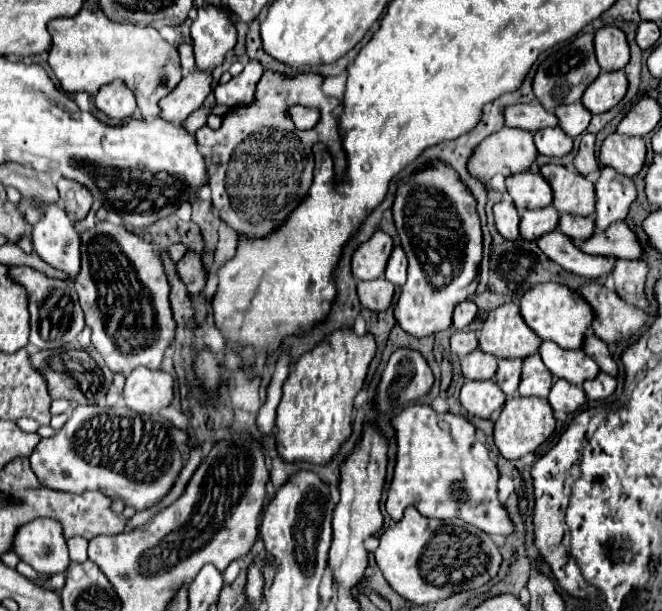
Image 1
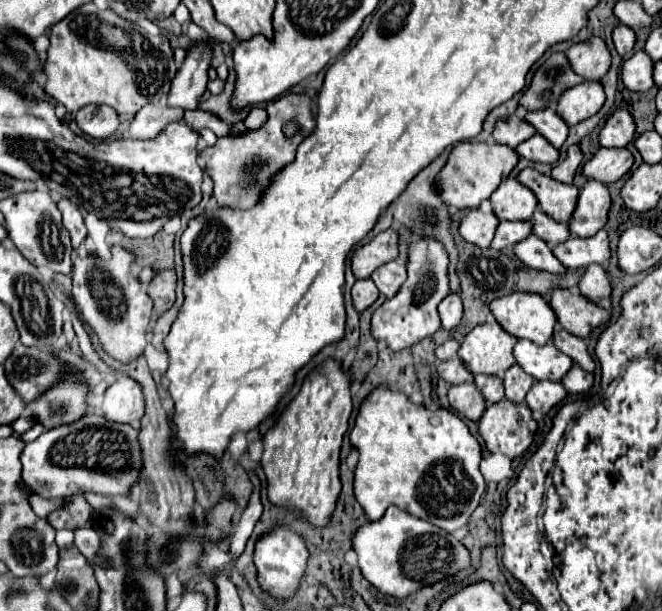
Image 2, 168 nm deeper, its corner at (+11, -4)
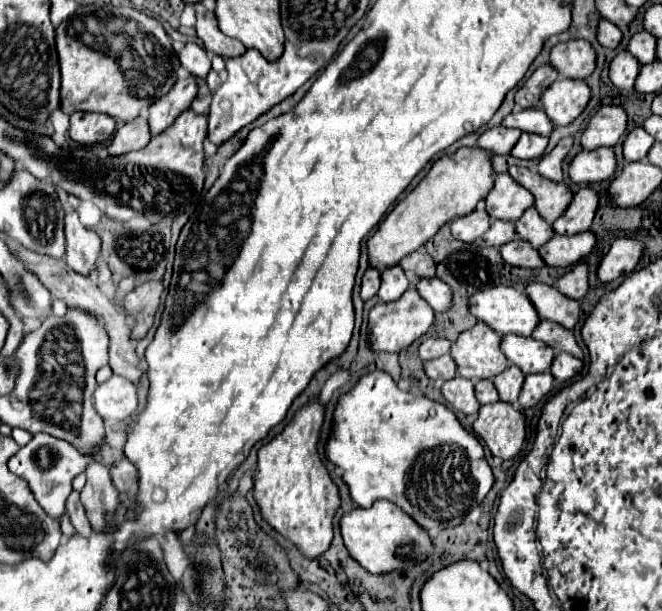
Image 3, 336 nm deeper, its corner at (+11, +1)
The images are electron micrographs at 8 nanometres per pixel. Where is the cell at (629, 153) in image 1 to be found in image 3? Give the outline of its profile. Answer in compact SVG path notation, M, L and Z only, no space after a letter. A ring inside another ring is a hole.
M597 148L597 150L583 150L579 152L571 166L569 176L575 184L593 184L601 180L609 180L615 174L617 158L613 148Z

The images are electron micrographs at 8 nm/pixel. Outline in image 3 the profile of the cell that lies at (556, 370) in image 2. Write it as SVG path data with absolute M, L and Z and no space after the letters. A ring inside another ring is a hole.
M503 336L501 348L503 354L509 358L509 362L517 364L523 370L523 374L547 372L555 358L553 348L541 344L541 340L525 336Z

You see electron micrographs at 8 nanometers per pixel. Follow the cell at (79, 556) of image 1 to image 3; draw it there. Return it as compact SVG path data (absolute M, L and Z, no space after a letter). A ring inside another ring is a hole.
M35 434L33 440L27 446L23 446L15 456L11 456L9 470L13 474L21 476L23 480L27 480L27 484L29 484L33 496L37 498L37 502L41 504L41 508L51 518L59 520L65 514L67 496L71 494L71 480L75 476L79 476L81 472L85 472L85 468L91 462L99 462L99 464L105 464L107 468L113 468L123 458L125 458L123 450L121 448L113 448L107 442L101 442L99 446L95 446L91 454L81 454L67 440L55 438L51 434Z

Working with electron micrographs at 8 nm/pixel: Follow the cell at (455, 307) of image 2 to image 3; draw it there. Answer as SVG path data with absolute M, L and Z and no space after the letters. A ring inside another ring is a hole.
M421 278L419 284L417 284L417 290L429 302L429 306L435 312L447 312L449 310L449 304L451 304L451 298L453 298L453 290L443 280L439 280L439 278L433 278L433 280Z

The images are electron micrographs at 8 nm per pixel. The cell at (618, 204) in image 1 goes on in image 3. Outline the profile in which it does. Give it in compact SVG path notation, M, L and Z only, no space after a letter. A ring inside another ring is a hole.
M581 186L575 192L573 202L563 212L563 216L553 222L553 230L557 234L567 234L567 236L591 230L597 206L599 206L599 194L591 186Z

